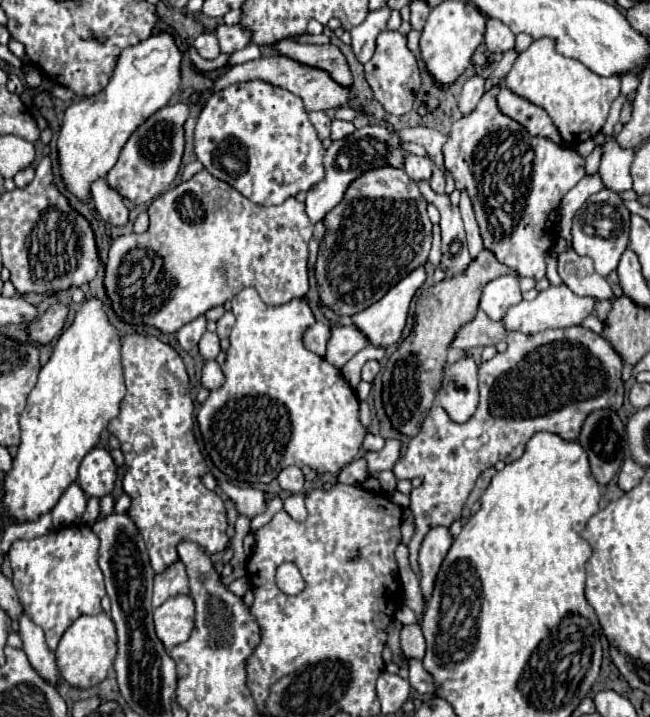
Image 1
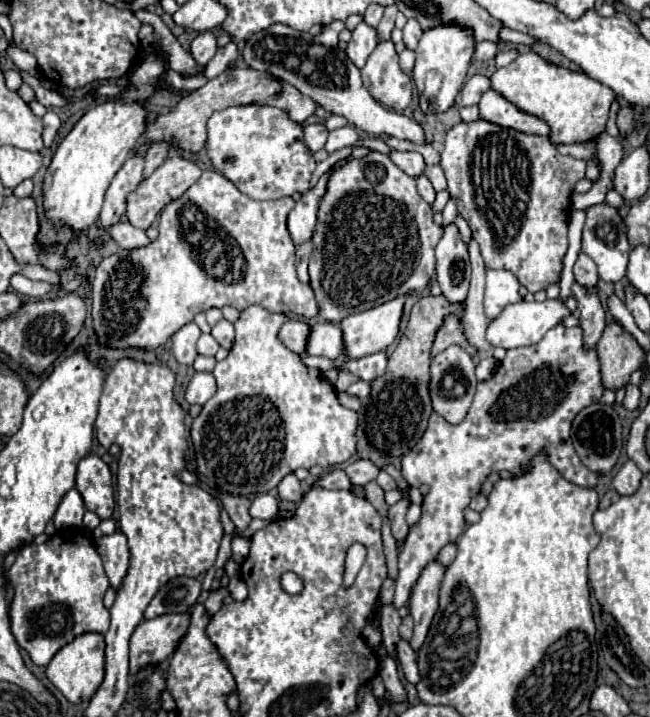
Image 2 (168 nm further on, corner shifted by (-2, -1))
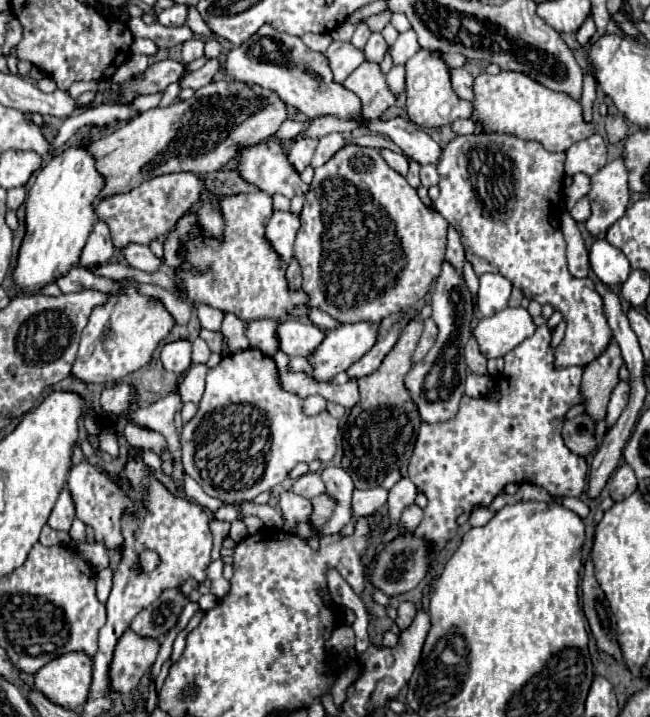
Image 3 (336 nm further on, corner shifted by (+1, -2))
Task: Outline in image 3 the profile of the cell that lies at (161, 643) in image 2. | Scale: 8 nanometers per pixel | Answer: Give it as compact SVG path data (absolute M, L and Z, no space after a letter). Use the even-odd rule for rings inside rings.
M126 630L116 646L116 654L110 666L112 690L130 692L138 686L140 678L150 672L160 650L160 642L150 636L140 636L134 630Z

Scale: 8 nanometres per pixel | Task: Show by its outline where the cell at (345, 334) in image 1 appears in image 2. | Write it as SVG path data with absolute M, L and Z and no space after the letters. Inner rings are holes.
M311 323L311 337L307 339L307 353L337 359L343 355L343 333L337 323Z

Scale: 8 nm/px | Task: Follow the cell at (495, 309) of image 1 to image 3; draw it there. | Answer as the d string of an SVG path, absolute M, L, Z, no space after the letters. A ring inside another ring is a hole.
M482 274L478 290L478 308L482 316L492 316L504 306L512 292L512 282L502 274Z

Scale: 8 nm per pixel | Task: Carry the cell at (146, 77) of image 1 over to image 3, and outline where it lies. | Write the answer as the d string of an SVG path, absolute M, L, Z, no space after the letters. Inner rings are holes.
M90 138L56 154L36 176L26 202L26 236L22 240L14 282L24 292L38 292L40 286L66 274L80 258L88 234L96 222L94 200L100 196L106 180L96 168L96 158L88 150Z

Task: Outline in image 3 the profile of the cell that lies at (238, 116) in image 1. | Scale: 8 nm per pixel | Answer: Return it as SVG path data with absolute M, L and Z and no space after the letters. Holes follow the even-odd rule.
M276 136L266 138L258 144L250 144L250 146L240 146L238 148L238 160L236 160L236 172L240 174L242 180L246 180L248 184L256 186L258 190L266 192L266 194L284 194L288 198L296 196L304 182L300 180L298 170L290 164L288 160L288 148L282 140L278 140Z

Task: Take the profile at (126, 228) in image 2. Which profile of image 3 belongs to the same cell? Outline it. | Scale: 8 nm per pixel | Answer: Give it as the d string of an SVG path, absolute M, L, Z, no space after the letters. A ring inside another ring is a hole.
M128 244L122 248L122 256L132 268L138 268L142 272L156 272L162 266L160 258L156 258L146 244Z

